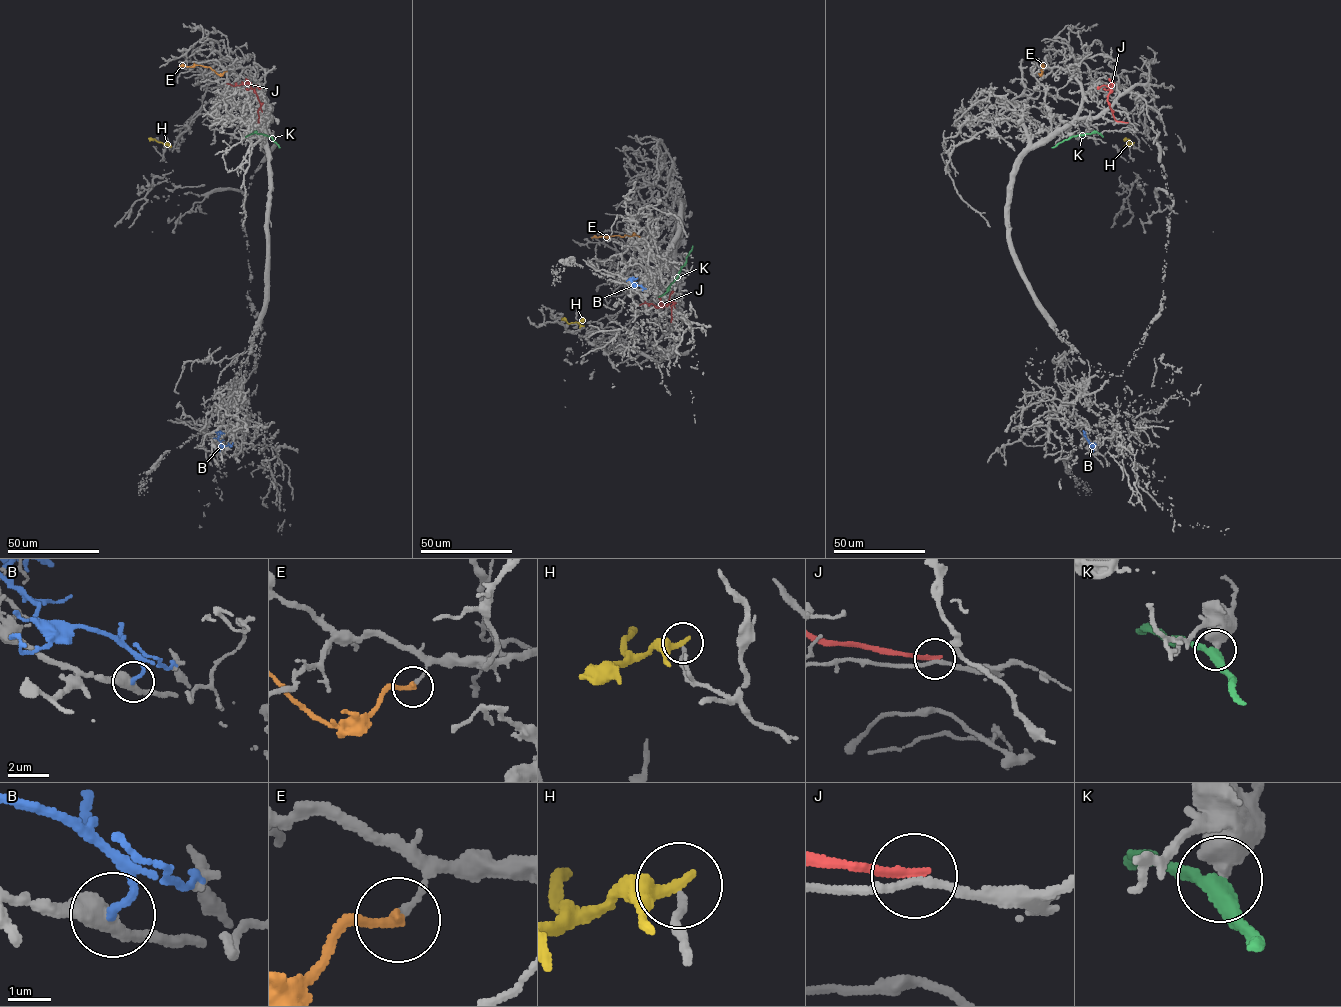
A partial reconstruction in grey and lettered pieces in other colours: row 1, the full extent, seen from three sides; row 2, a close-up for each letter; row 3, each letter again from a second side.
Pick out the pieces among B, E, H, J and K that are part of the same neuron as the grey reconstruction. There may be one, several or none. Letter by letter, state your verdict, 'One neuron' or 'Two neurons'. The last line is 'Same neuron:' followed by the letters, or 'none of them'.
B: Two neurons
E: Two neurons
H: Two neurons
J: Two neurons
K: Two neurons
Same neuron: none of them

